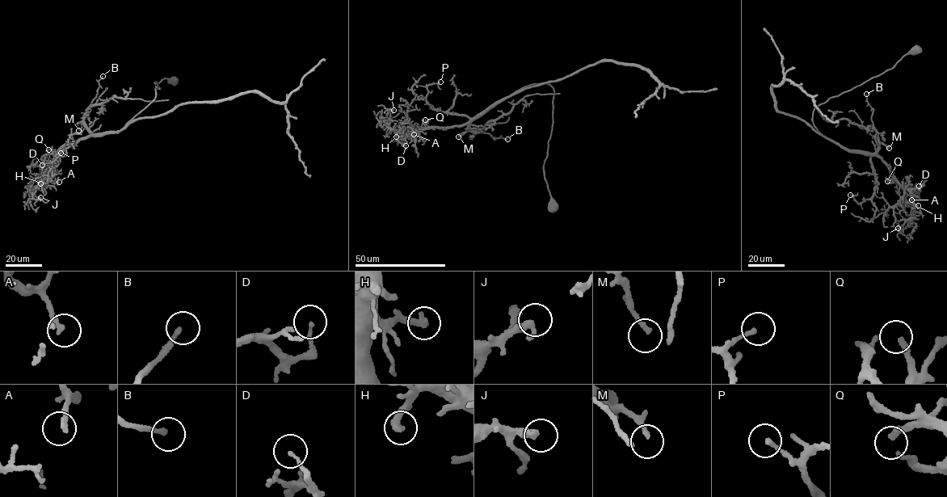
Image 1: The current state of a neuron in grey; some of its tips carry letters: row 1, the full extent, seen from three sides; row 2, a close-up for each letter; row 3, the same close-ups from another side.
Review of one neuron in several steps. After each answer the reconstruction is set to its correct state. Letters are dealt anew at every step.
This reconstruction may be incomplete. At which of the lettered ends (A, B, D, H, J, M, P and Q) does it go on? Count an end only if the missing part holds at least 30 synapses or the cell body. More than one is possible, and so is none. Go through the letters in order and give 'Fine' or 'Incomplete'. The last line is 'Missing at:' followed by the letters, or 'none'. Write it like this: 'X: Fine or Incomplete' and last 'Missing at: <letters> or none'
A: Fine
B: Fine
D: Fine
H: Fine
J: Fine
M: Fine
P: Fine
Q: Fine
Missing at: none

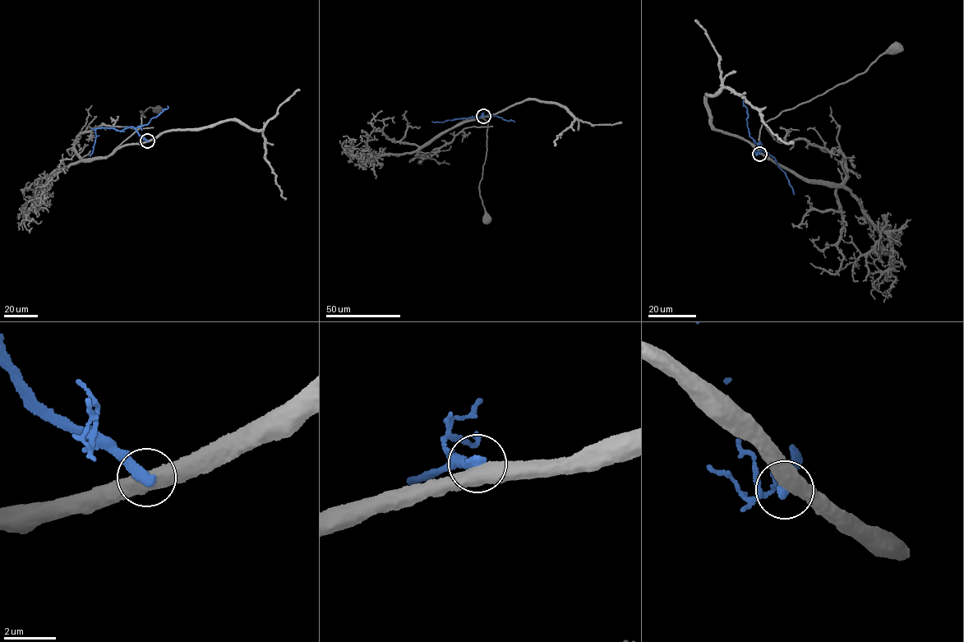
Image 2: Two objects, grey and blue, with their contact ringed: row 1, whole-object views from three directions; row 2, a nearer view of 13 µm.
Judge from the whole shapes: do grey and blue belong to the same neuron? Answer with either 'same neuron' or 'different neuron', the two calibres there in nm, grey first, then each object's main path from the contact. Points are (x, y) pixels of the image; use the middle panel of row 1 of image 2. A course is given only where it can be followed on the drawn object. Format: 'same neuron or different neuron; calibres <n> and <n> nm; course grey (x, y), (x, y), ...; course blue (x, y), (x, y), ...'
different neuron; calibres 550 and 400 nm; course grey (483, 116), (457, 125), (478, 117), (488, 123), (486, 156), (479, 187), (486, 219); course blue (483, 116), (431, 122)

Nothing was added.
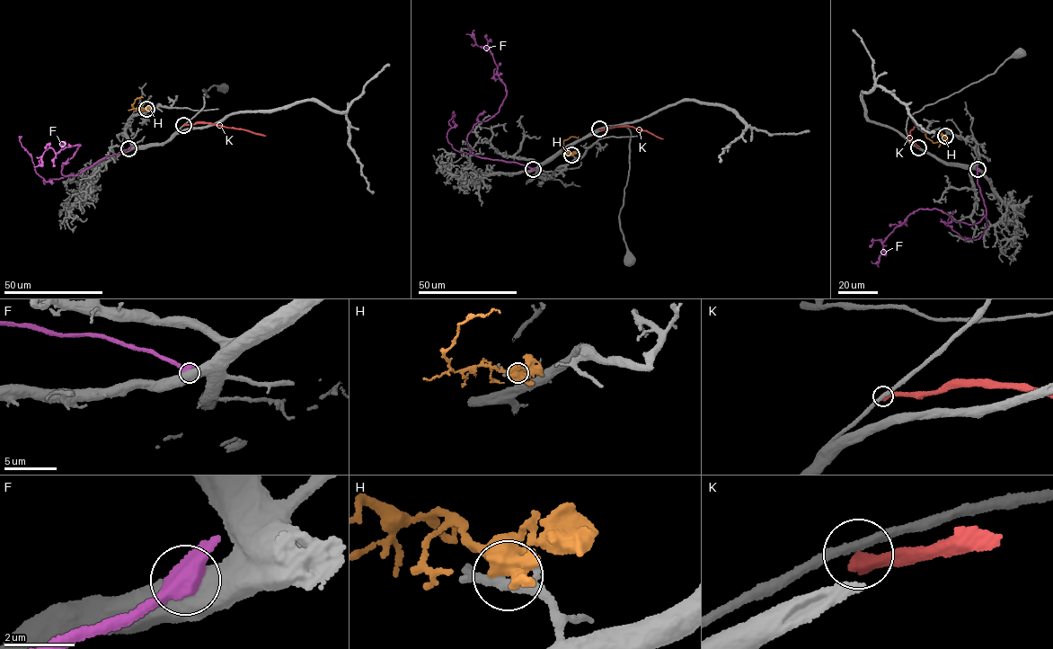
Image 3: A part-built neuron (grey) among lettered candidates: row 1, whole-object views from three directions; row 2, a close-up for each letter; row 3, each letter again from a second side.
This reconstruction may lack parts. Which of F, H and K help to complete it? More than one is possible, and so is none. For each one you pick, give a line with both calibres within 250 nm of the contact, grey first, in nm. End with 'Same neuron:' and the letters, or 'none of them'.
Same neuron: none of them

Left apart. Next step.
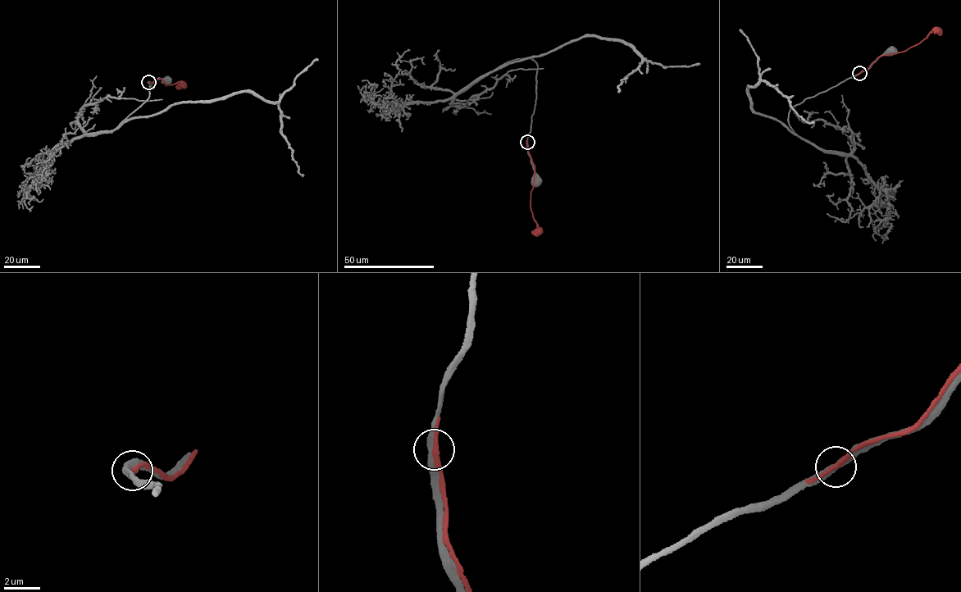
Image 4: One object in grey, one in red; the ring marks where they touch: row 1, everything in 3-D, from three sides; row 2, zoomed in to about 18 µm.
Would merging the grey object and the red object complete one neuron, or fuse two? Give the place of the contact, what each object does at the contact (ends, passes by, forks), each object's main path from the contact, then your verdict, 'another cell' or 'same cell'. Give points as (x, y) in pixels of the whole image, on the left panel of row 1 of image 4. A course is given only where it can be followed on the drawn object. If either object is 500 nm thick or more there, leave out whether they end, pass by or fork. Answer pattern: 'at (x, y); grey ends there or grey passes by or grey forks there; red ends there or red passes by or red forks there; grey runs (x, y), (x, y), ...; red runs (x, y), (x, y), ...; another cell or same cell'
at (148, 82); grey passes by; red passes by; grey runs (148, 82), (152, 83), (160, 78), (165, 81); red runs (148, 83), (152, 84), (160, 79), (166, 85), (180, 83); another cell

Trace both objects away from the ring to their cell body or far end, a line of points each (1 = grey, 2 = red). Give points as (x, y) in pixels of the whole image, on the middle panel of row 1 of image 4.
1: (527, 142), (535, 181)
2: (527, 142), (535, 166), (530, 207), (538, 229)

